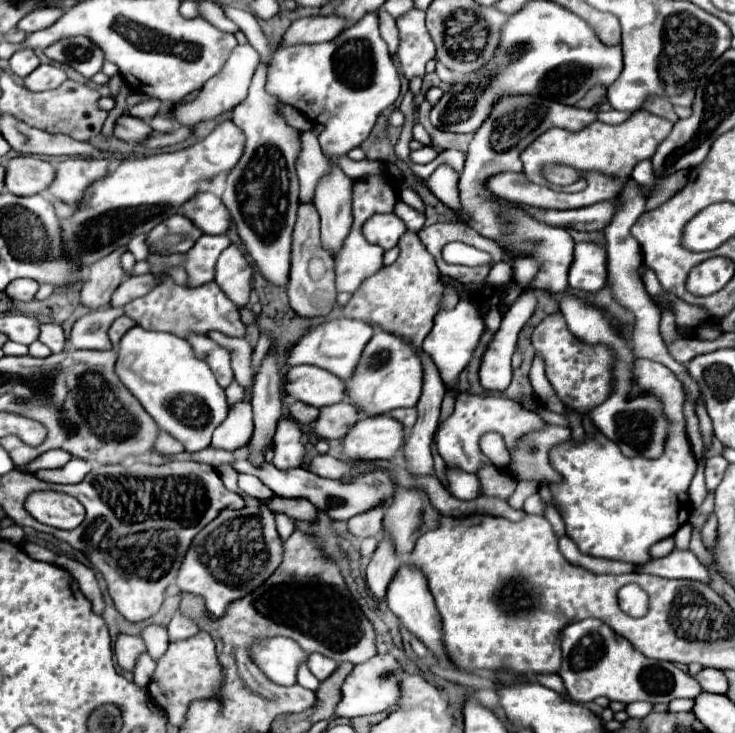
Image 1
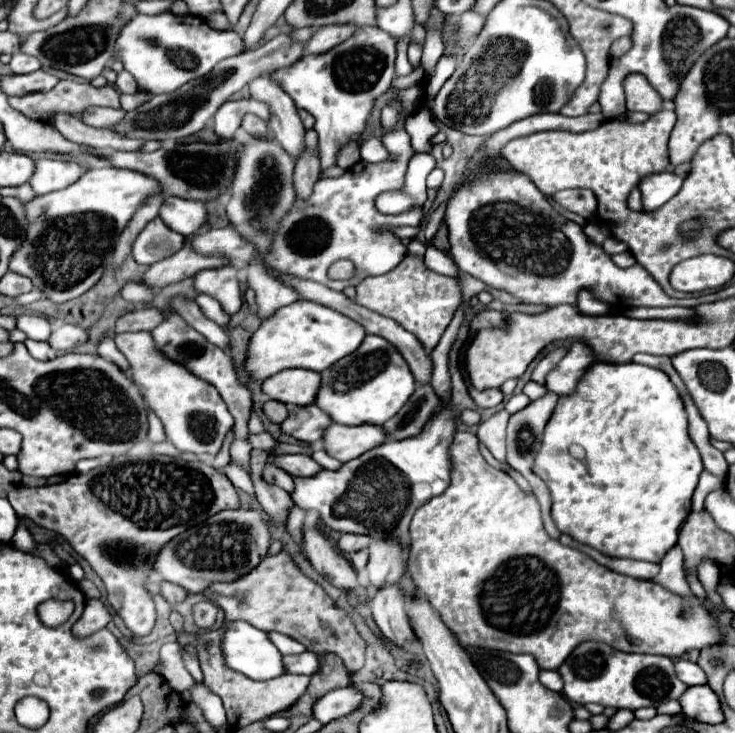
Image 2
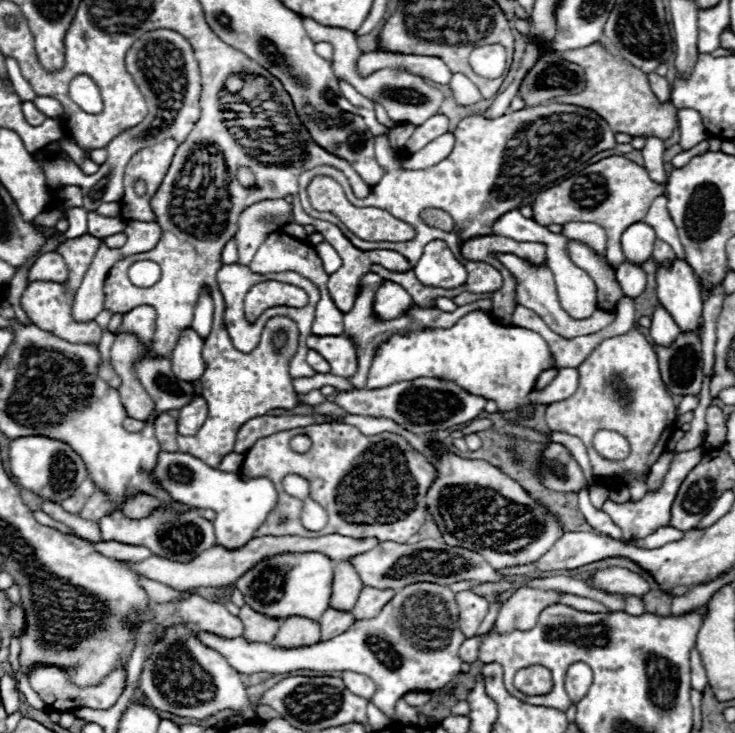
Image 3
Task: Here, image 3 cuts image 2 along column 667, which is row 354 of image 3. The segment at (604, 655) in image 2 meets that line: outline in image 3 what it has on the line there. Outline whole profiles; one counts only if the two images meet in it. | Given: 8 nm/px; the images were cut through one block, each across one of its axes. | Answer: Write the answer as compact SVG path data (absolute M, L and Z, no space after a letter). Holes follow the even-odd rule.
M680 332L672 346L654 344L666 390L678 396L698 394L702 386L702 342L696 332ZM698 384L698 388L694 388ZM690 386L690 388L688 388Z

